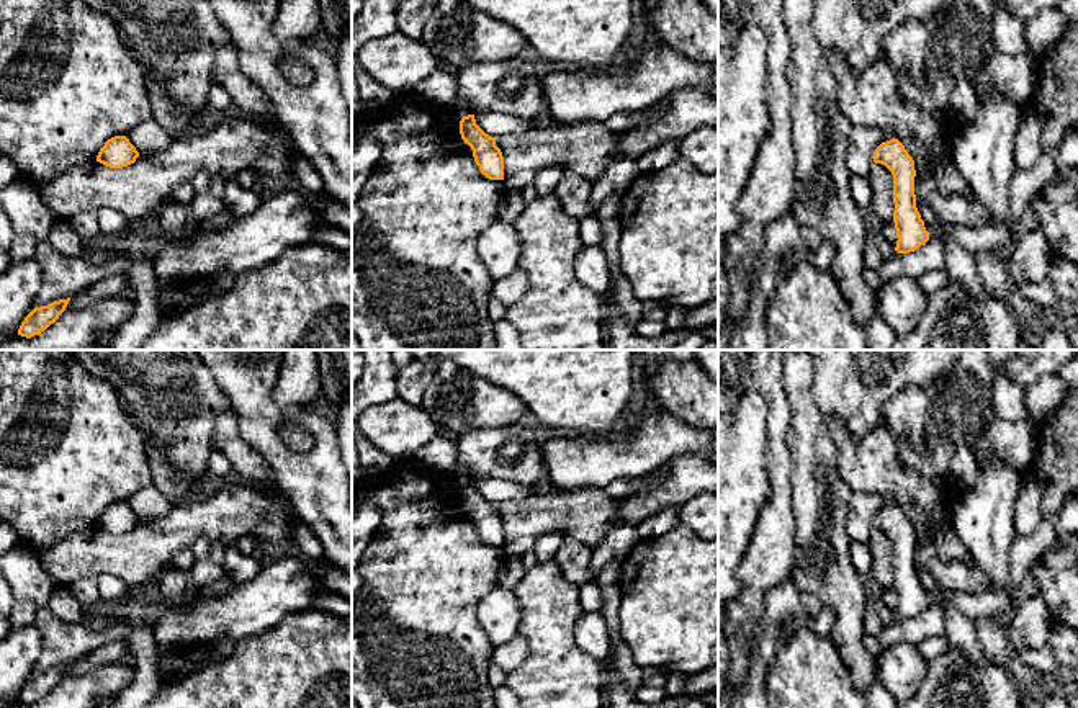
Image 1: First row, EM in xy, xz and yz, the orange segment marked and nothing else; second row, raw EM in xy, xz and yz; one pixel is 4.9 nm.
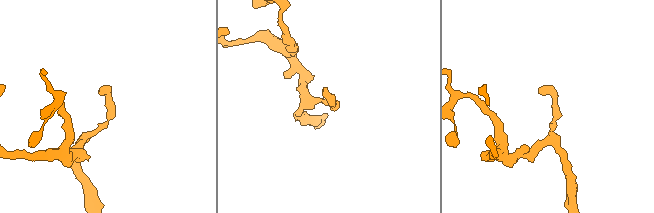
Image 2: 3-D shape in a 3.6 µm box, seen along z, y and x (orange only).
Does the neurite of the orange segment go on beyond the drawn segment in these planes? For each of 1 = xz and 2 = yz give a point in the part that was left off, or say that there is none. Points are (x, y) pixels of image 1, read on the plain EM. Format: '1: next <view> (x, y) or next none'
1: next none
2: next none

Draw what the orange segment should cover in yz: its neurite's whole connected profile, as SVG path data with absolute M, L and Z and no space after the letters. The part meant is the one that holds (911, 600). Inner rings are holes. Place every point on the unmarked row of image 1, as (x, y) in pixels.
M898 505L882 509L874 518L874 528L885 531L893 541L893 589L898 620L918 616L929 607L924 587L916 574L914 527Z

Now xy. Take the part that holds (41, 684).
M70 664L54 667L47 672L34 674L21 688L18 701L31 705L44 698L65 677Z

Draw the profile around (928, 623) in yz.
M931 605L918 616L910 620L898 620L890 626L883 628L878 636L880 649L888 649L893 643L906 641L919 644L923 639L931 636L942 636L944 630L944 610L941 605Z

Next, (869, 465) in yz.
M823 414L839 451L838 476L854 494L878 494L898 505L914 527L914 561L949 592L985 594L993 587L973 558L941 561L934 553L939 533L952 528L952 509L962 491L945 476L936 482L898 456L898 440L882 419L862 437L849 433L846 423Z

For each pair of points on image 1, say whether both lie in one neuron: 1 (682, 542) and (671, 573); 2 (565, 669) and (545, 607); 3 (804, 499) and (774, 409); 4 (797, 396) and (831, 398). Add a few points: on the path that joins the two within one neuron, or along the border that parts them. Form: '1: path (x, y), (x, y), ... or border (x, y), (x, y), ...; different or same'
1: path (681, 550), (679, 564); same
2: path (553, 654), (548, 622); same
3: border (789, 427), (787, 448), (792, 461), (792, 504); different
4: border (812, 367), (812, 399), (821, 414); different

